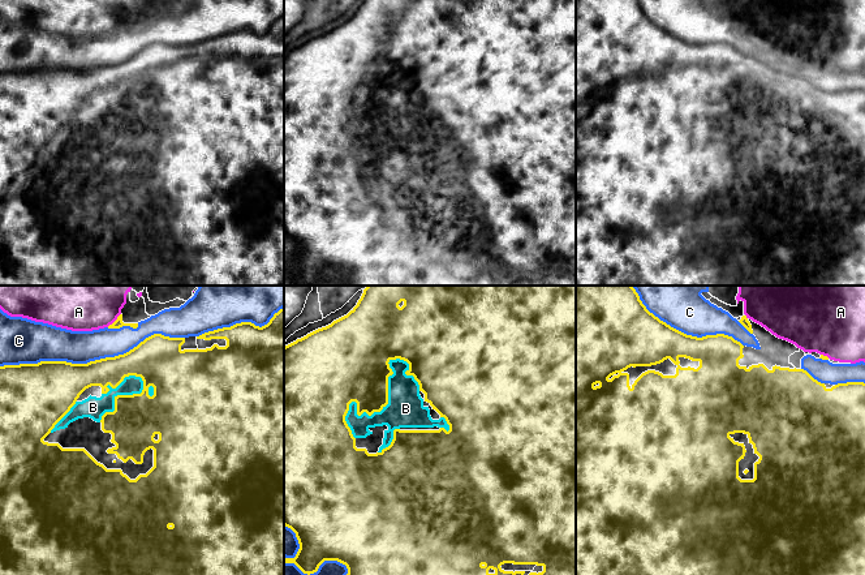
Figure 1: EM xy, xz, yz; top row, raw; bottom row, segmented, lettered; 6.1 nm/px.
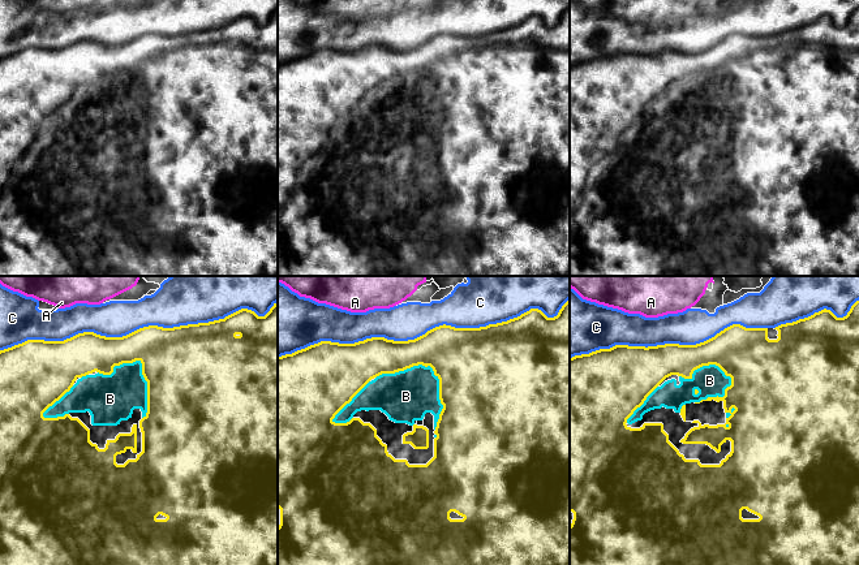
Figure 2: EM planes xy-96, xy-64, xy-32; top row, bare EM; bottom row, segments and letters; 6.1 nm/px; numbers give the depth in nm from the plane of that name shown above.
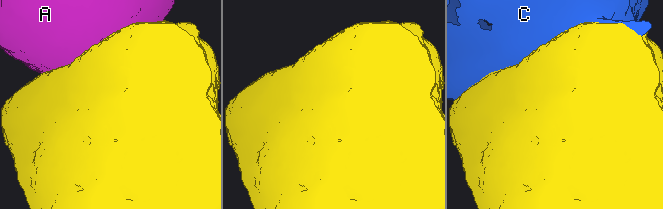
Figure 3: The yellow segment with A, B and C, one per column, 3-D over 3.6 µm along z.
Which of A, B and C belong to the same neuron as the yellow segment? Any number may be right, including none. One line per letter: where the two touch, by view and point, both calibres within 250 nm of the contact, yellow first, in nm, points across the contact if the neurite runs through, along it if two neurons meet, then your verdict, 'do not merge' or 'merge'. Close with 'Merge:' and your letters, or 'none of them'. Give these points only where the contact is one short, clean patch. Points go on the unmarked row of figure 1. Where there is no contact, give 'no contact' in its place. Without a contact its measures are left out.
A: meets yellow in xy at (115, 29); 60 nm thick on the yellow side, 240 nm on the other; do not merge
B: meets yellow in xz at (375, 119); 340 nm thick on the yellow side, 220 nm on the other; merge
C: meets yellow in xy at (91, 69); 280 nm thick on the yellow side, 200 nm on the other; do not merge
Merge: B

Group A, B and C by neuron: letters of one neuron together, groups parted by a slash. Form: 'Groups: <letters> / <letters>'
Groups: A C / B

